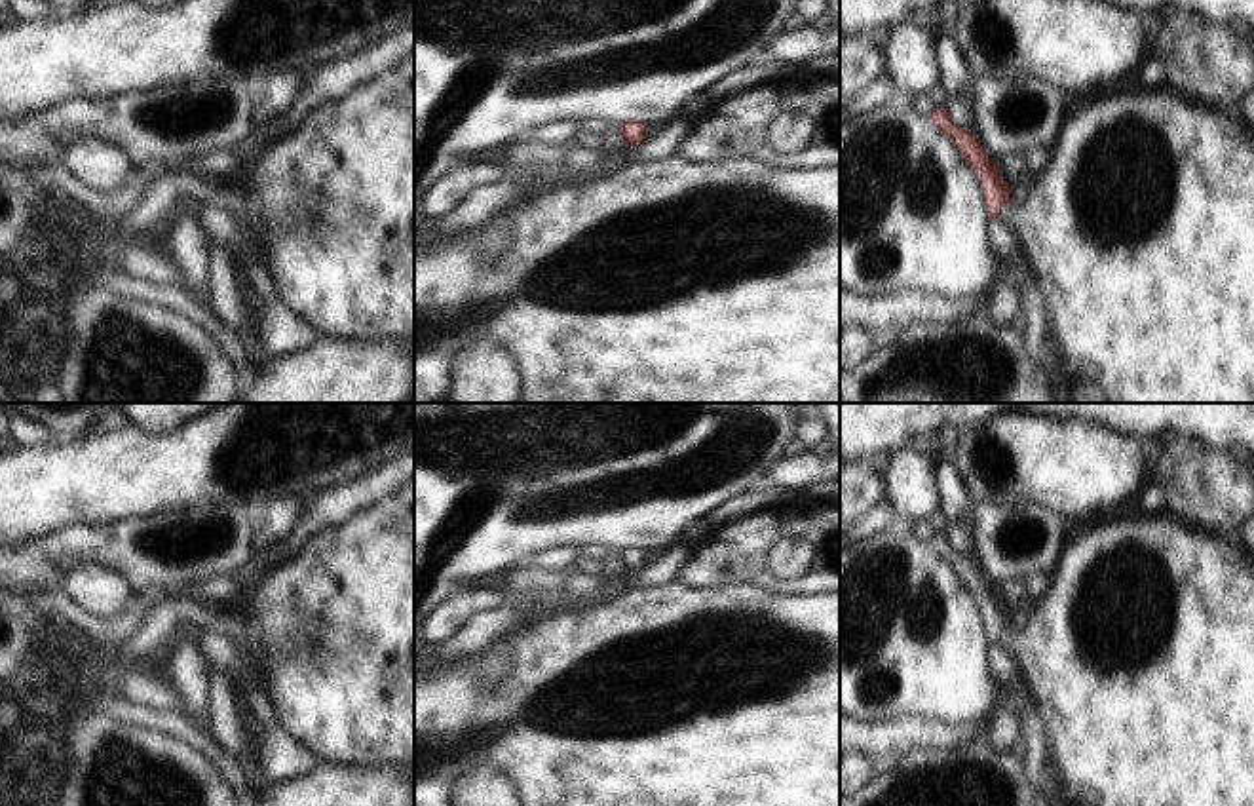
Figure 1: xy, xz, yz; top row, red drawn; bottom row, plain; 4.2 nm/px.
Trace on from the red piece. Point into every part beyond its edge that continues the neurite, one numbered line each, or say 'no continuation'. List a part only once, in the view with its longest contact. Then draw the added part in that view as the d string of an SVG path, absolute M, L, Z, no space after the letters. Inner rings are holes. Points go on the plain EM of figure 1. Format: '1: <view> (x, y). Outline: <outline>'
1: yz (1139, 656). Outline: M1161 515L1106 521L1064 544L1047 591L1028 603L1022 631L1009 627L998 643L1015 658L1047 736L1049 760L1068 806L1254 806L1254 570L1237 538L1216 536Z

